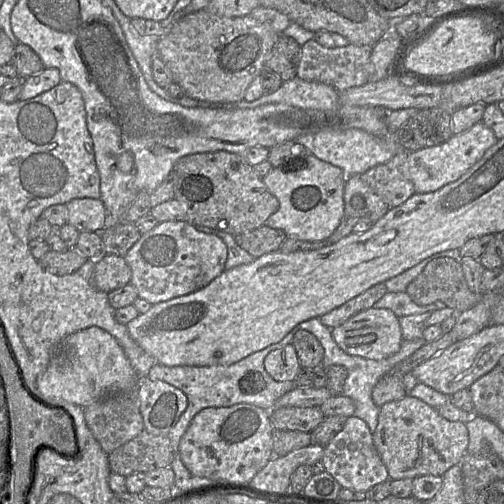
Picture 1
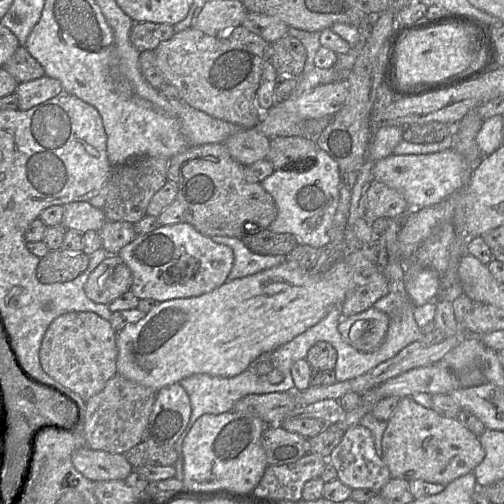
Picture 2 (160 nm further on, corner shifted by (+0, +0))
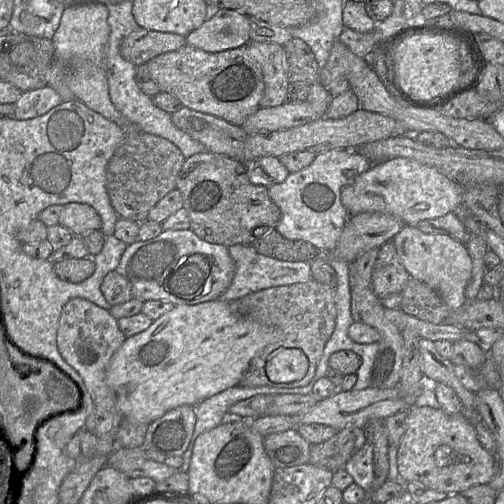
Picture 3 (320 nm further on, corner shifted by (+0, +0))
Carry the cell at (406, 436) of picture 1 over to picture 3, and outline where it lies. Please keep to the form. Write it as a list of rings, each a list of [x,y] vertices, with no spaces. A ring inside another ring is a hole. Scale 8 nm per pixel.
[[[428,406],[406,410],[406,430],[397,448],[398,476],[402,482],[420,482],[448,495],[462,493],[472,486],[489,484],[495,473],[495,458],[477,439],[474,422],[463,413],[448,414]]]

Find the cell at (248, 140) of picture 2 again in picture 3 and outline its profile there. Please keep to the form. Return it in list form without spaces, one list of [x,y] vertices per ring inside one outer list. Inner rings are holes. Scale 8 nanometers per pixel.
[[[182,106],[171,114],[172,123],[202,143],[205,151],[242,161],[246,132],[216,116]]]

